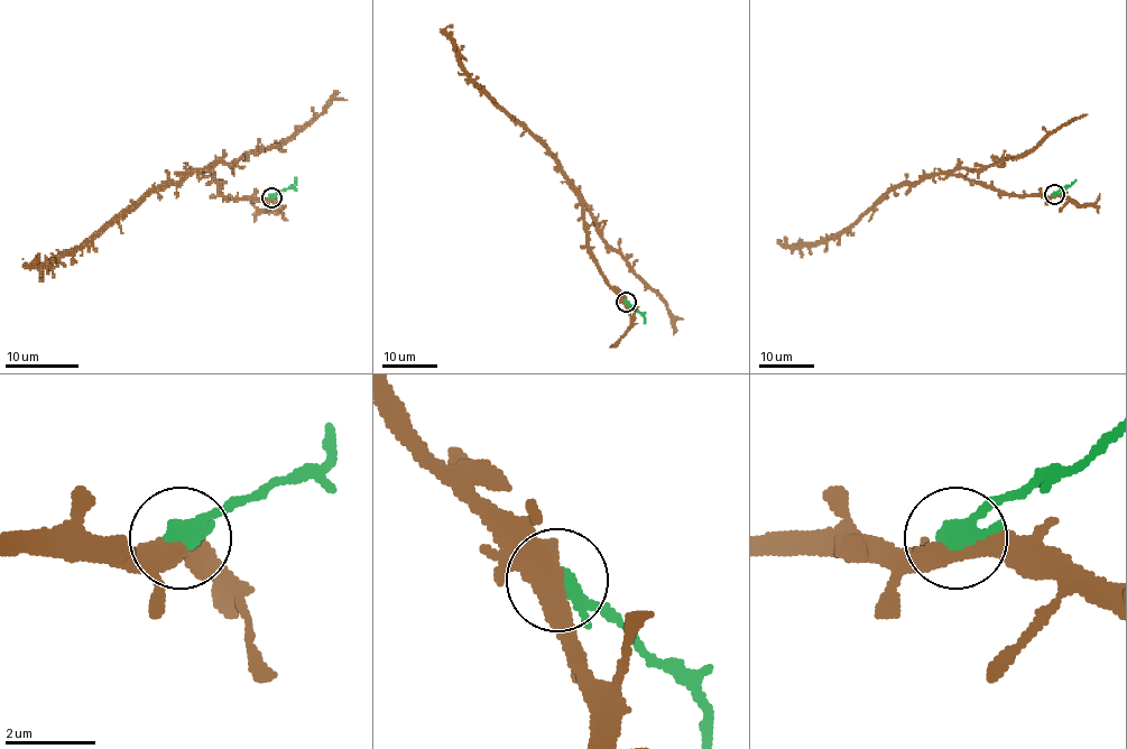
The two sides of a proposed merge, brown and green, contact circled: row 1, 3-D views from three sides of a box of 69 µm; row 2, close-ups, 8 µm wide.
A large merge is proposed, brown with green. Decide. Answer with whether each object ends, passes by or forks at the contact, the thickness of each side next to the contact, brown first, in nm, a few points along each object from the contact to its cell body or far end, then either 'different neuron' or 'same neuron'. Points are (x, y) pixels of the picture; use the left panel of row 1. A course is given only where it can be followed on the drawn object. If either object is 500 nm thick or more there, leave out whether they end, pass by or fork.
calibres 500 and 360 nm; course brown (270, 197), (227, 197), (208, 169), (193, 169), (179, 181), (158, 185), (56, 260), (30, 266), (39, 257); course green (270, 197), (293, 186), (296, 177); different neuron

